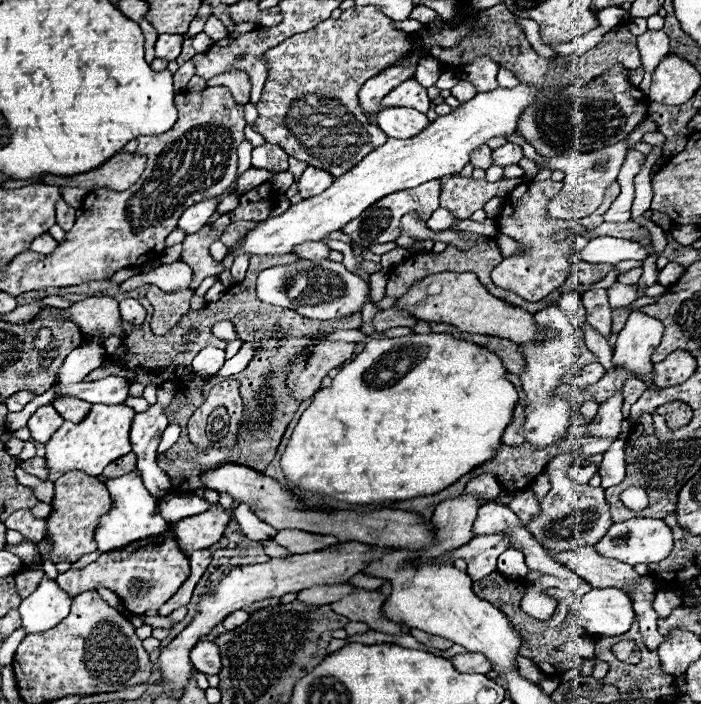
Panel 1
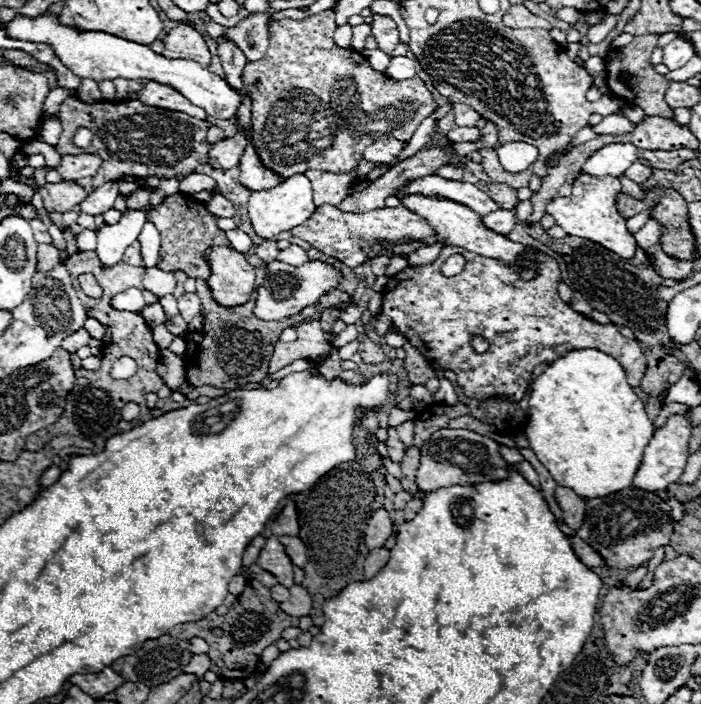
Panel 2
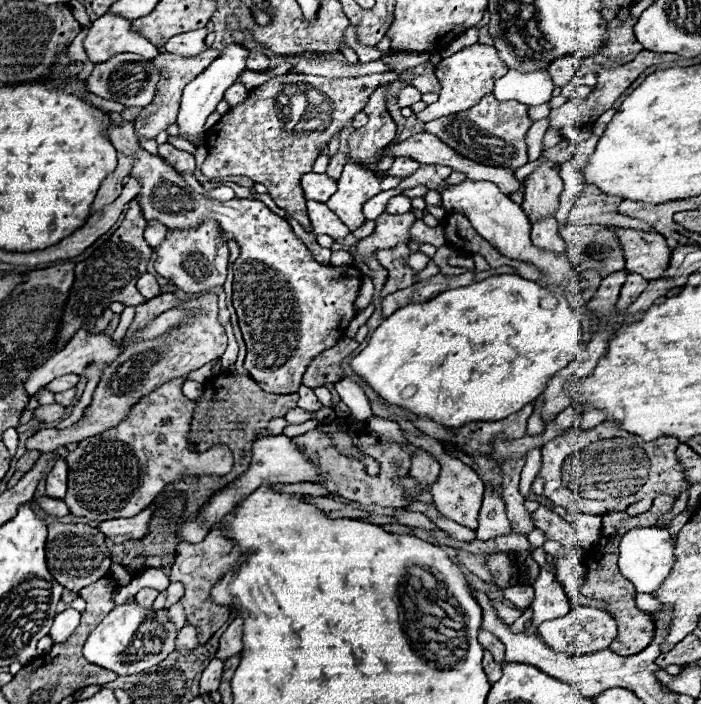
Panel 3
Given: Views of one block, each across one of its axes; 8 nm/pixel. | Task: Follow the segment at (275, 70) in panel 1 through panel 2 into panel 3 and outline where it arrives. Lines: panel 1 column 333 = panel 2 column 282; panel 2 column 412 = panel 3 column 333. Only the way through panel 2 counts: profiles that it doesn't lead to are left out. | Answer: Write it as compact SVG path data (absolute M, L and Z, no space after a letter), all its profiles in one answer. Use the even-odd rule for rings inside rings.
M292 72L274 76L250 90L242 104L230 108L206 132L208 158L200 172L206 178L248 176L250 180L264 184L278 208L284 208L306 230L312 230L300 178L312 172L314 160L322 154L322 148L330 142L332 134L340 132L358 112L362 112L372 92L394 80L394 72L344 80Z

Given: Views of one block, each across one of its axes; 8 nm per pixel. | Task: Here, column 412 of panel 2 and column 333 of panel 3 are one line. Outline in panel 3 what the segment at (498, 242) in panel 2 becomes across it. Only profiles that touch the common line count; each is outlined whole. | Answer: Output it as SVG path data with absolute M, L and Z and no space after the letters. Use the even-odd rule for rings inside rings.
M346 164L338 180L336 194L326 202L336 216L354 232L366 222L362 206L380 192L380 178L358 164Z

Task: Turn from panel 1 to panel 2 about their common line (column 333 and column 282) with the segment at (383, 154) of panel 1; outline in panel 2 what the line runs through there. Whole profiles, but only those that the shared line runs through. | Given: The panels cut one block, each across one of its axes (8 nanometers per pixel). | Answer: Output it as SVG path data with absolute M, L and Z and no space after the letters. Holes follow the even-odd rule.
M292 176L292 178L286 178L280 186L272 190L252 192L248 200L248 216L250 216L252 228L256 236L266 238L266 240L274 238L280 232L286 232L286 230L292 230L304 224L314 214L314 210L316 206L312 202L312 184L306 176Z

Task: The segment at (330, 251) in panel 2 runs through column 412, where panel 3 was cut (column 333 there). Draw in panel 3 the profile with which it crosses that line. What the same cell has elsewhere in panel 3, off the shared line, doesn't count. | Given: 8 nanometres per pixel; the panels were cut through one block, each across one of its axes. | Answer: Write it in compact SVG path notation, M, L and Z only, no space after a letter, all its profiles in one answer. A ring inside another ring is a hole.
M308 200L306 208L308 208L308 218L312 222L314 234L328 234L334 240L346 238L350 234L350 230L340 222L340 218L332 210L328 210L324 202Z

